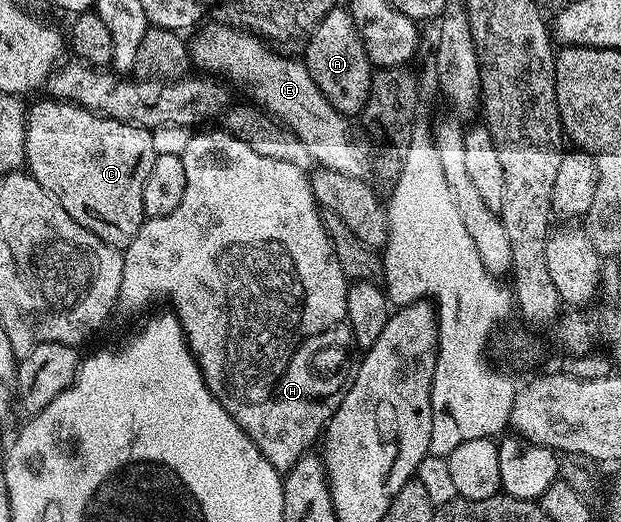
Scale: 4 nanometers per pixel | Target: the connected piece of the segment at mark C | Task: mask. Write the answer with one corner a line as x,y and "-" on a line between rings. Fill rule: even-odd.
41,97
26,111
26,145
24,161
27,174
42,185
53,197
90,233
94,233
111,247
123,249
138,233
146,218
142,209
142,189
146,186
146,177
154,169
157,155
154,153
154,137
147,127
133,123
123,123
117,119
106,119
92,111
62,99

